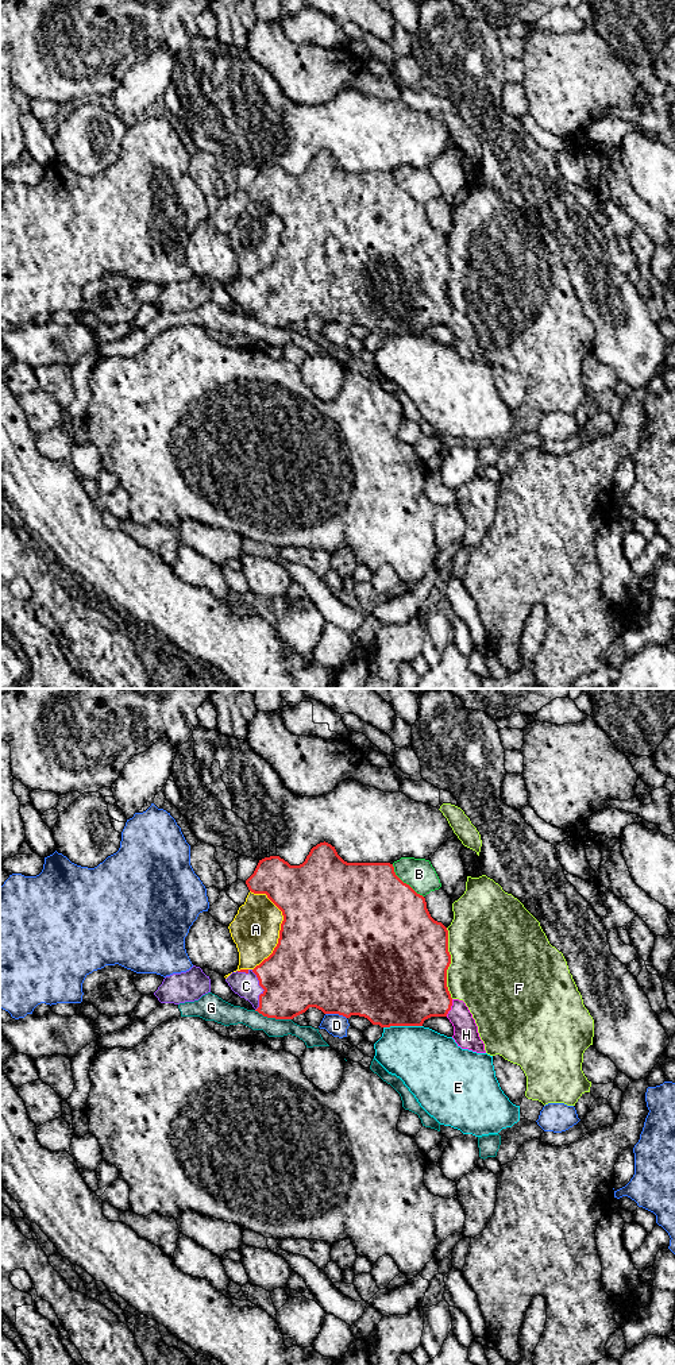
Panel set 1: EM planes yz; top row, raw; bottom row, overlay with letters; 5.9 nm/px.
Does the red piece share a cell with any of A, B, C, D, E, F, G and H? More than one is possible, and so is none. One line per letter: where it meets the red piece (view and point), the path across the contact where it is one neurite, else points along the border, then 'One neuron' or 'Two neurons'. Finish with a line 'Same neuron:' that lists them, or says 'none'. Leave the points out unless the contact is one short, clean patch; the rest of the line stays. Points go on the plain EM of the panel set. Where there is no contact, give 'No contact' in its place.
A: Touches red at yz (281, 234). Two neurons
B: Touches red at yz (405, 192). Two neurons
C: Touches red at yz (263, 297). Path across: yz (301, 281), (281, 296), (263, 297), (246, 295). One neuron
D: Touches red at yz (336, 322). Two neurons
E: Touches red at yz (402, 334). Two neurons
F: Touches red at yz (450, 272). Two neurons
G: Touches red at yz (273, 326). Boundary: yz (254, 319), (267, 326), (290, 328). Two neurons
H: Touches red at yz (450, 316). Boundary: yz (452, 308), (451, 317), (446, 324). Two neurons
Same neuron: C

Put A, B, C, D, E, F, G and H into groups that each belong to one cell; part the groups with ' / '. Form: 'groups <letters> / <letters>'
groups A / B / C / D / E / F H / G

